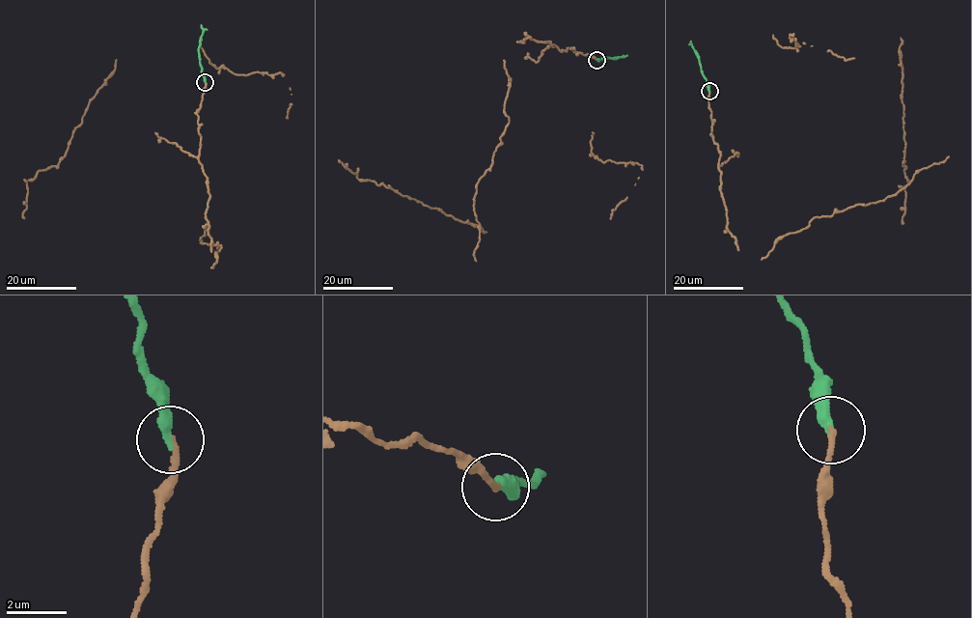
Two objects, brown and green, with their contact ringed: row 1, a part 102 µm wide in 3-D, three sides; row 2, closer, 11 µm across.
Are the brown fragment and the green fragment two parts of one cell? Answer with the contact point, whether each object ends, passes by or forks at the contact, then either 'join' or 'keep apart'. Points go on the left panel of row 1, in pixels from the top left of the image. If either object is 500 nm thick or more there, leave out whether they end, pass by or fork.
place (205, 82); brown ends; green ends; join

